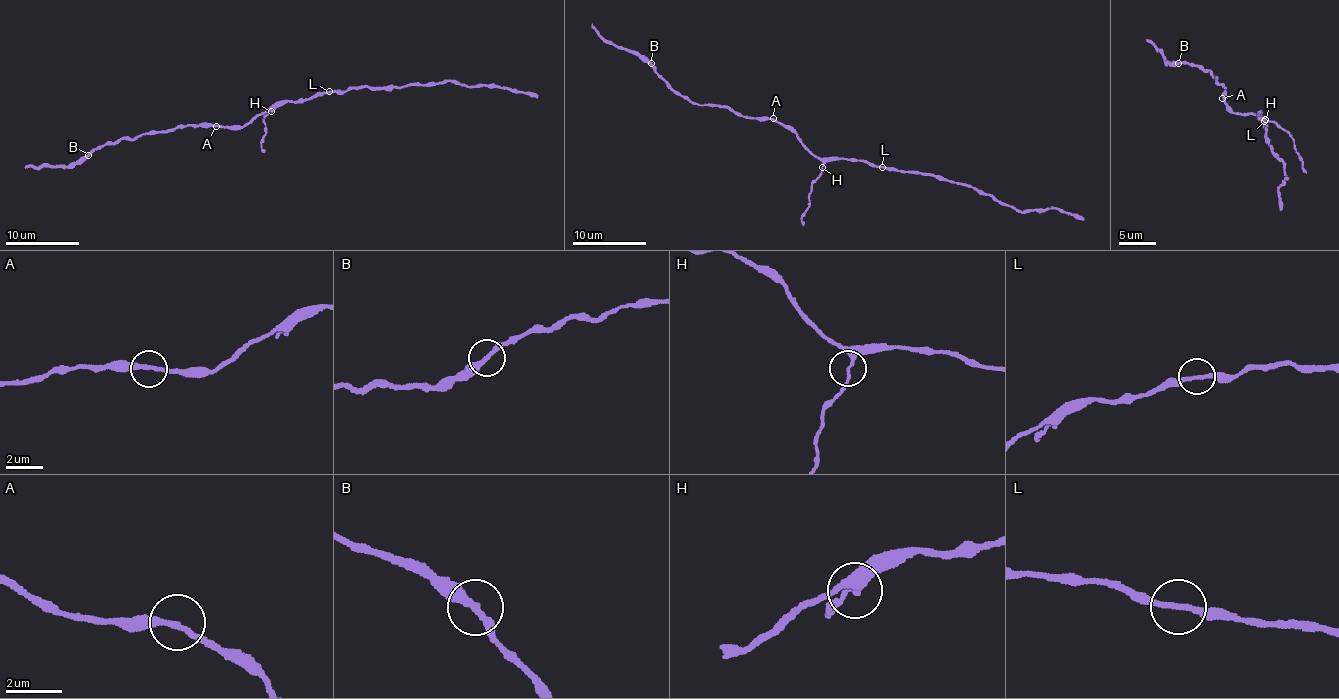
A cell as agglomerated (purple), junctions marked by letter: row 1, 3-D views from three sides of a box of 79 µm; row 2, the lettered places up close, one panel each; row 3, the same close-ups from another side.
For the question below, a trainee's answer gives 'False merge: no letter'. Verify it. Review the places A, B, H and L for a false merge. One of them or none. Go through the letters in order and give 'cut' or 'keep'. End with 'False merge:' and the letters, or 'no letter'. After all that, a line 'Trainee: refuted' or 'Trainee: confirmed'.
A: keep
B: keep
H: keep
L: keep
False merge: no letter
Trainee: confirmed

